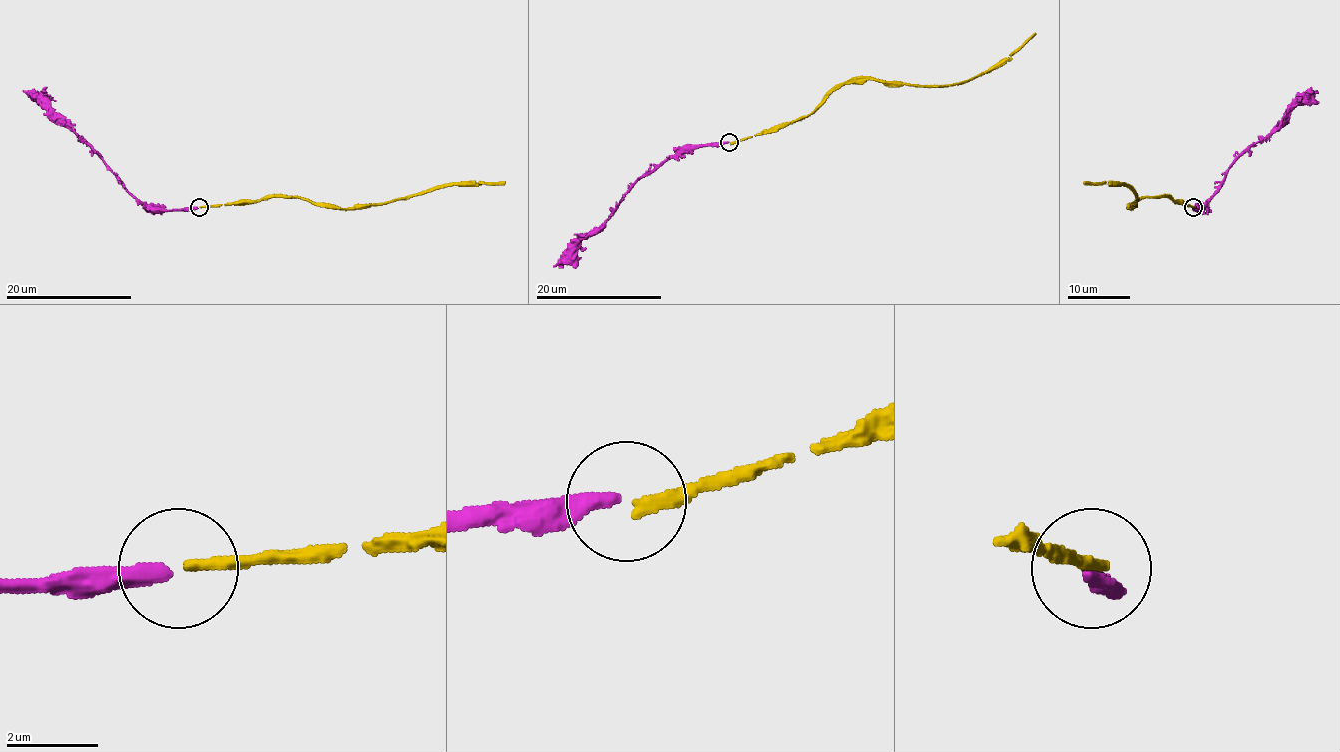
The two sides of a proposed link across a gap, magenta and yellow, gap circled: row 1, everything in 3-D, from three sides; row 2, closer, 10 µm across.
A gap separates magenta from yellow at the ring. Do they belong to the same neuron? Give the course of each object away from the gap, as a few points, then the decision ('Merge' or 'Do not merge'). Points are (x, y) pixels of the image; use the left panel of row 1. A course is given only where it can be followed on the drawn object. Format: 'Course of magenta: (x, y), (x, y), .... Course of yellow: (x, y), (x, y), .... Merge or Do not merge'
Course of magenta: (198, 208), (151, 209), (124, 187), (68, 124), (55, 118), (22, 90). Course of yellow: (200, 208), (244, 204), (271, 197), (360, 208), (442, 187), (505, 181). Do not merge

